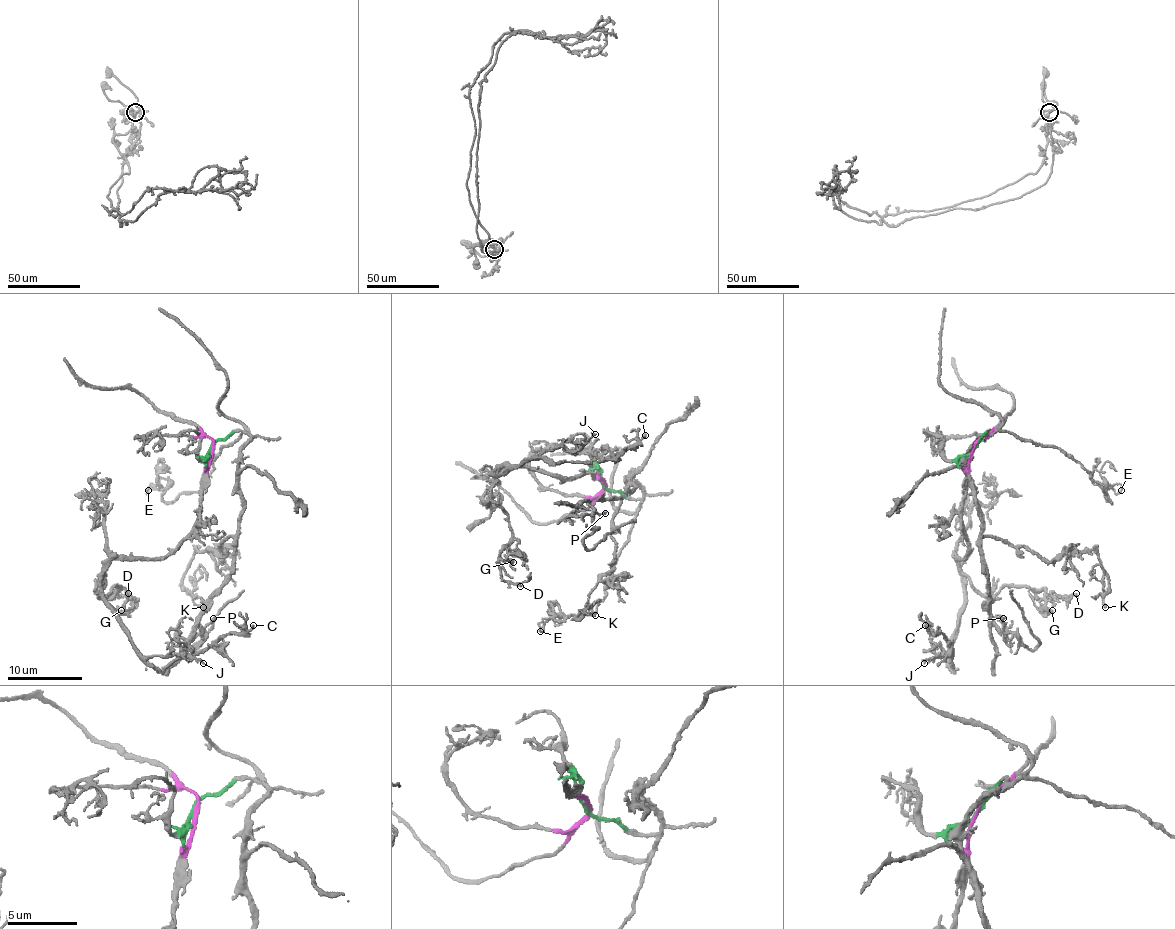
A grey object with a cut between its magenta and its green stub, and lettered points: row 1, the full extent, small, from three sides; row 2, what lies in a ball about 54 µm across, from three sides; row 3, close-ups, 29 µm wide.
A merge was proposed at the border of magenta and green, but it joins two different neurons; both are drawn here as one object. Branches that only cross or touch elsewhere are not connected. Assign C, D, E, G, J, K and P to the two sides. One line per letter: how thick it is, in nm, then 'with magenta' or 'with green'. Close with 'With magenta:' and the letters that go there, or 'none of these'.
C: 160 nm | with magenta
D: 140 nm | with magenta
E: 120 nm | with green
G: 180 nm | with magenta
J: 170 nm | with magenta
K: 130 nm | with green
P: 130 nm | with green
With magenta: C, D, G, J

